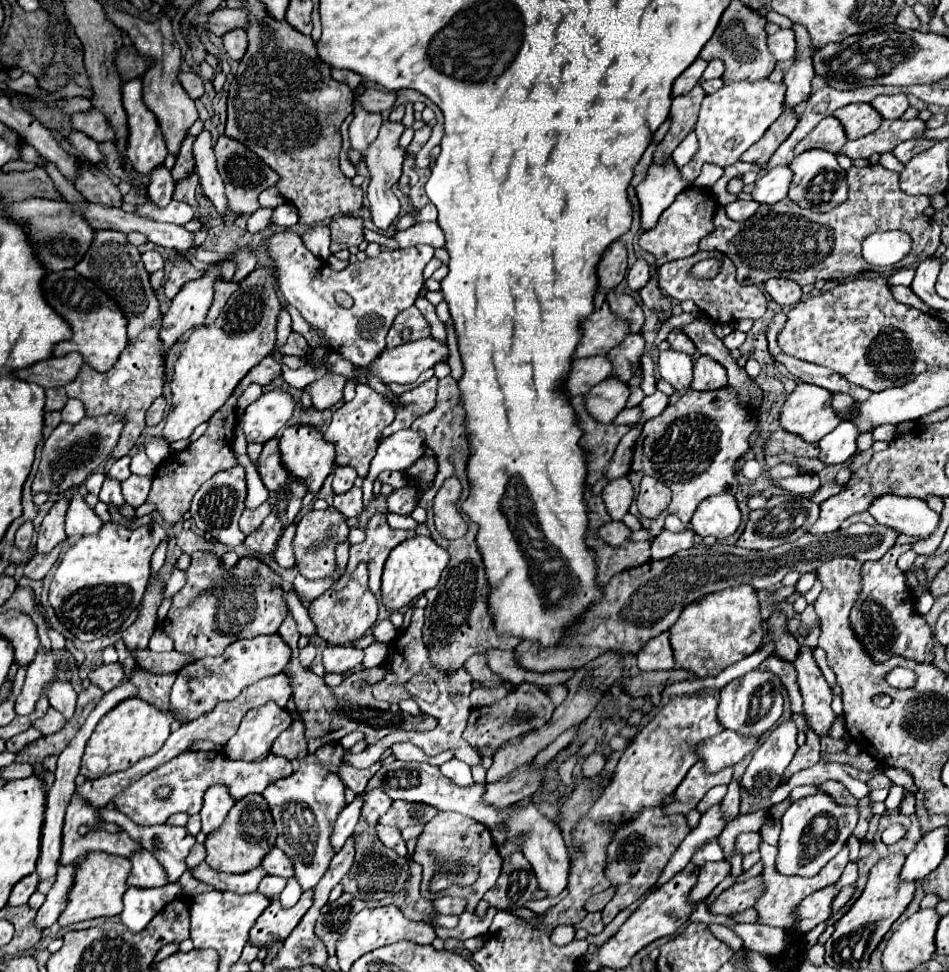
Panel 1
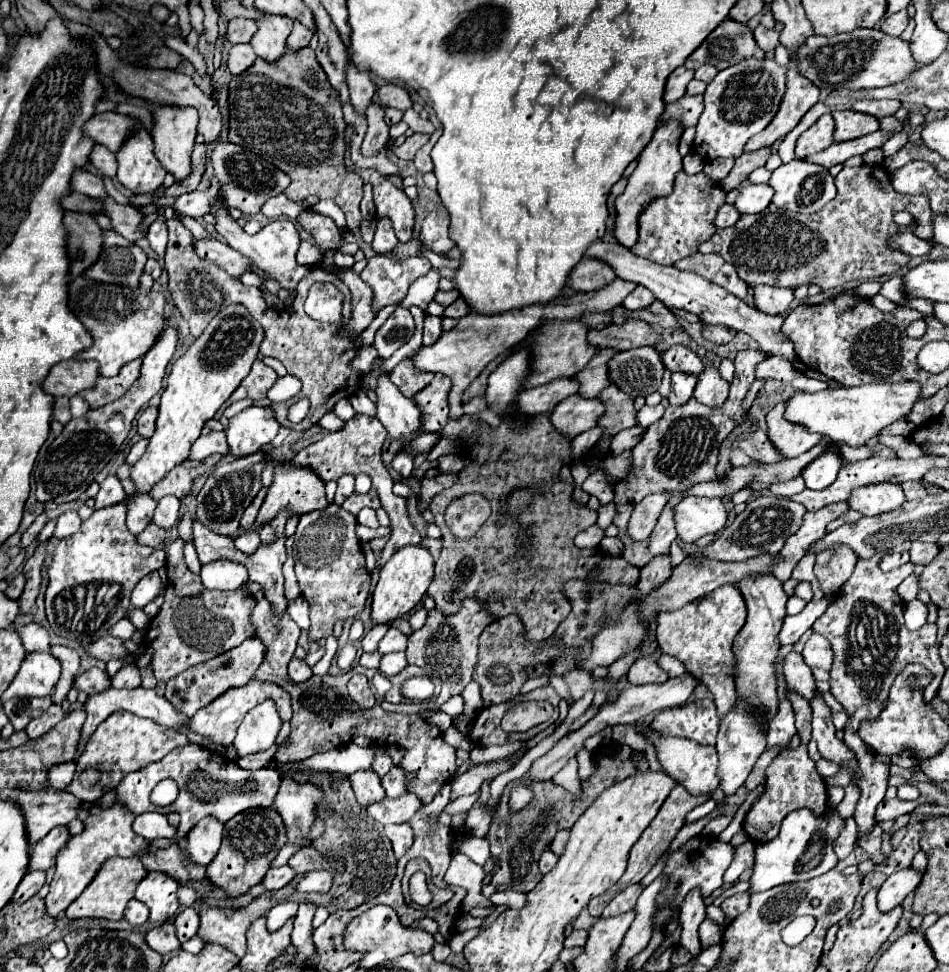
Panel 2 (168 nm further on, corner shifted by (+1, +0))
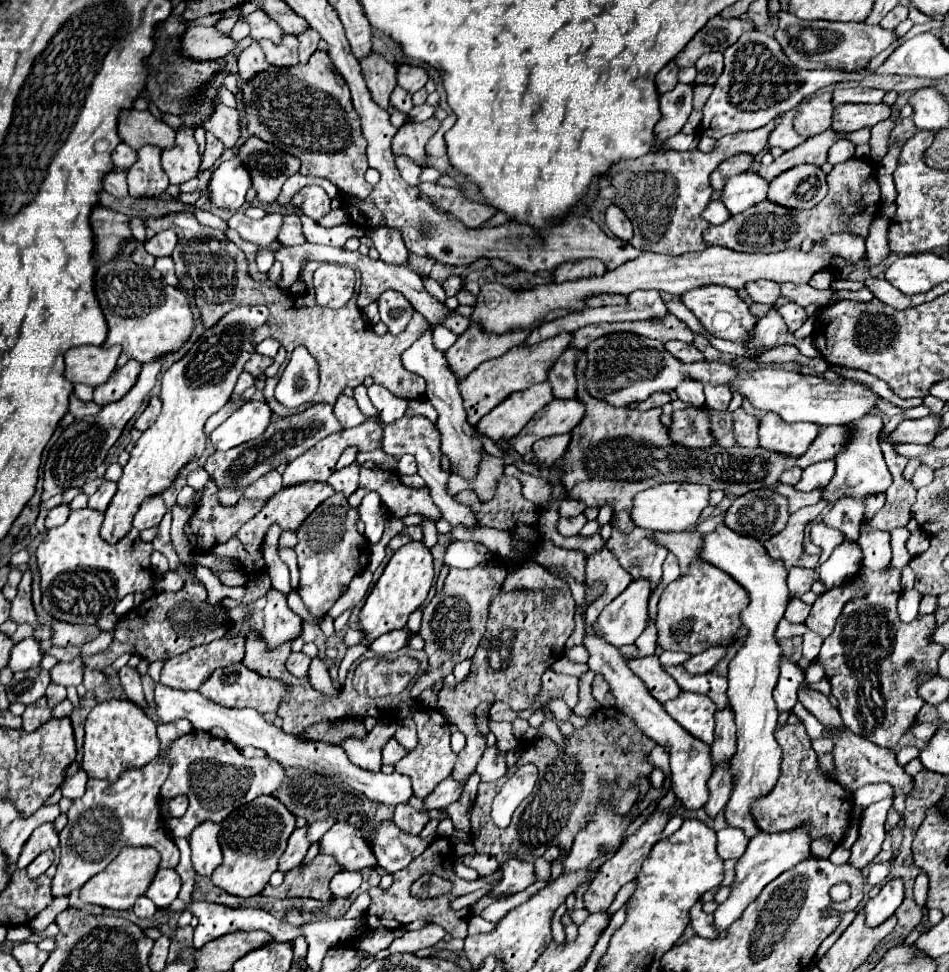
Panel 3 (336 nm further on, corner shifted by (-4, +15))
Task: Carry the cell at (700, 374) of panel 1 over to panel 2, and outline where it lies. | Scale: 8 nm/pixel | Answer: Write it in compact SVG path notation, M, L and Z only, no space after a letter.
M706 367L698 375L698 385L694 389L694 399L708 407L722 407L728 397L730 383L724 381L716 367Z

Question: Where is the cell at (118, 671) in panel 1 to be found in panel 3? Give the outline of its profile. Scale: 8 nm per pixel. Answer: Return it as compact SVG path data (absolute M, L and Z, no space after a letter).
M75 658L71 662L59 662L51 670L51 682L61 684L65 688L79 686L83 682L83 670L85 670L85 664L81 658Z

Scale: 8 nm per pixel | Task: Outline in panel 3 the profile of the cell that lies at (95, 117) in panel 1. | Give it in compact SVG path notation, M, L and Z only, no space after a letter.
M121 110L119 116L119 136L133 150L145 144L157 144L159 148L169 148L175 142L175 130L163 120L155 118L149 110Z

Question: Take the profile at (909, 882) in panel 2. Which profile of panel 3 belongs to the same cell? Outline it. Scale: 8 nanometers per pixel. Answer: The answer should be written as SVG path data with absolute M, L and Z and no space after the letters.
M893 878L889 882L885 882L881 892L863 904L867 924L877 926L883 920L887 920L891 914L895 914L895 910L903 902L903 894L905 894L905 884L901 878Z

